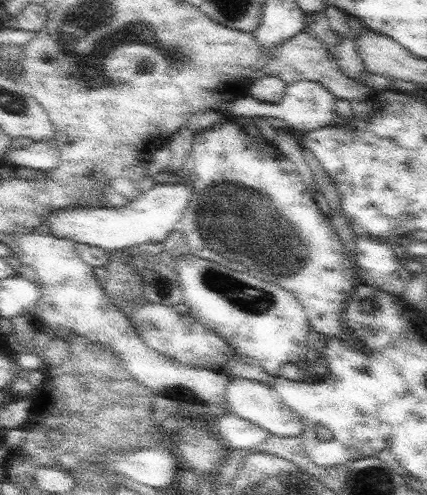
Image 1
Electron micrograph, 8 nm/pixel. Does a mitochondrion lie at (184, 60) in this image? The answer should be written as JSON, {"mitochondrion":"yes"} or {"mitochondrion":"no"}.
{"mitochondrion":"yes"}

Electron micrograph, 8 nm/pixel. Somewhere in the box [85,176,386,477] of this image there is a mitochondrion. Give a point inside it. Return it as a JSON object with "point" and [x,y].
{"point":[254,298]}

